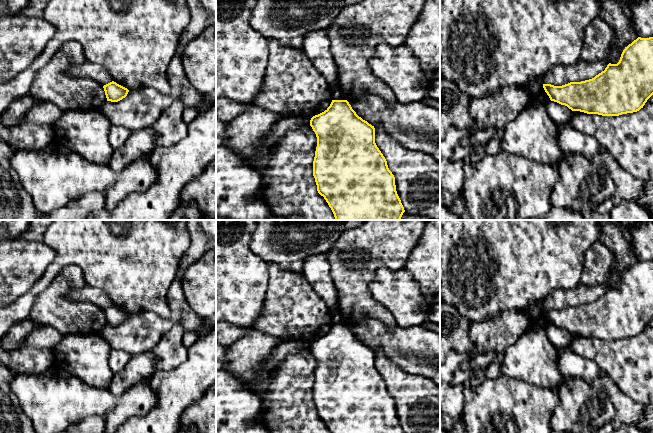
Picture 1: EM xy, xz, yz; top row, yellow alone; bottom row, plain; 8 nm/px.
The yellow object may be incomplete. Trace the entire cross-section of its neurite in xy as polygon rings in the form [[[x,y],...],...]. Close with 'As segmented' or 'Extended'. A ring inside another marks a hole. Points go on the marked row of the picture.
[[[112,81],[103,86],[107,101],[118,102],[125,98],[129,90]]]. As segmented

